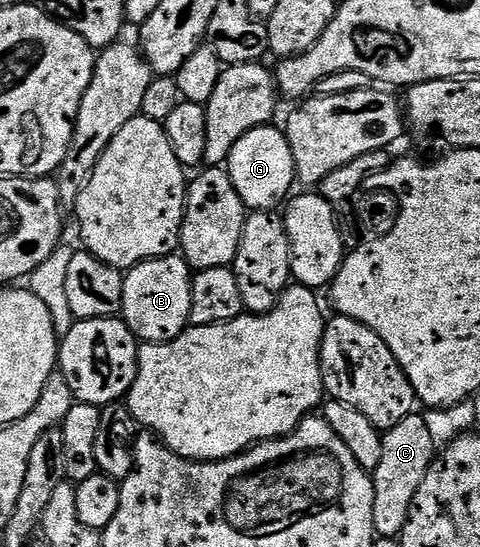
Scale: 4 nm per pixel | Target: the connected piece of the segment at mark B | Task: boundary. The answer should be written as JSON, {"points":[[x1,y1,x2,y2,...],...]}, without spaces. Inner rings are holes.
{"points":[[184,257,152,258,125,274,120,317,145,344,170,342,189,326,191,312,191,267]]}

